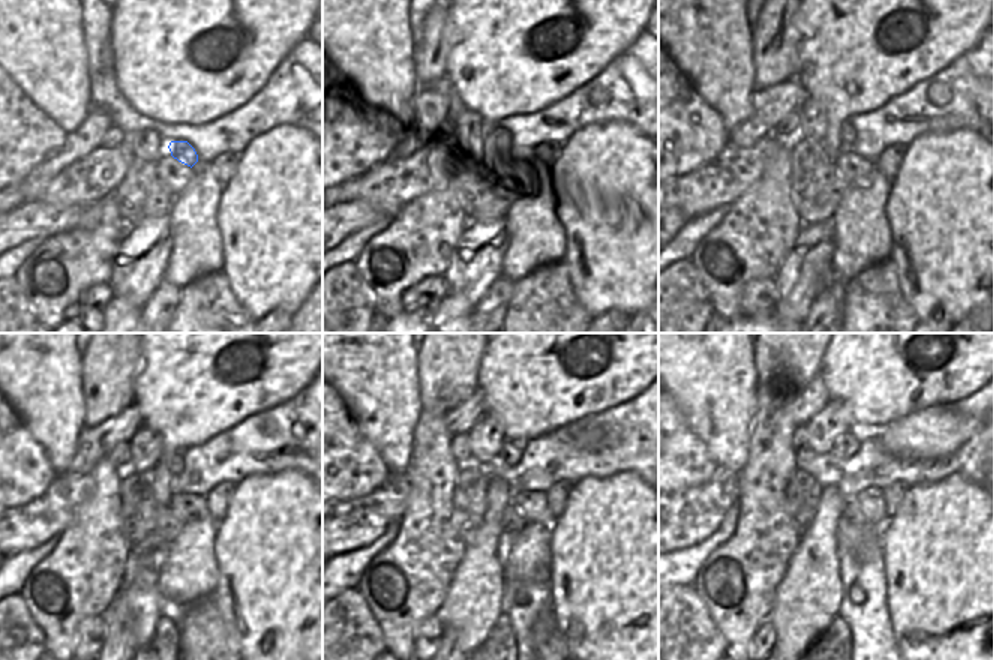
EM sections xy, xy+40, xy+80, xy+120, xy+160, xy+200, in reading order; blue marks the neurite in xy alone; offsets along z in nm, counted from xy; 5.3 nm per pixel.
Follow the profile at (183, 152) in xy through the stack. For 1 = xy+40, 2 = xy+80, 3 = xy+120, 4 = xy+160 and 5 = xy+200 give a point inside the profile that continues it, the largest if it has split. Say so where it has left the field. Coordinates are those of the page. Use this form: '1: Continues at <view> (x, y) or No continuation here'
1: Continues at xy+40 (518, 146)
2: Continues at xy+80 (846, 129)
3: Continues at xy+120 (176, 459)
4: Continues at xy+160 (510, 452)
5: Continues at xy+200 (846, 444).

